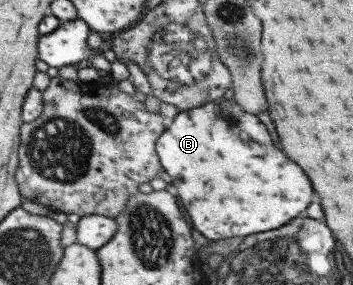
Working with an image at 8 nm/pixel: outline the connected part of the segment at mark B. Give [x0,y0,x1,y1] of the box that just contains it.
[157,97,312,241]

